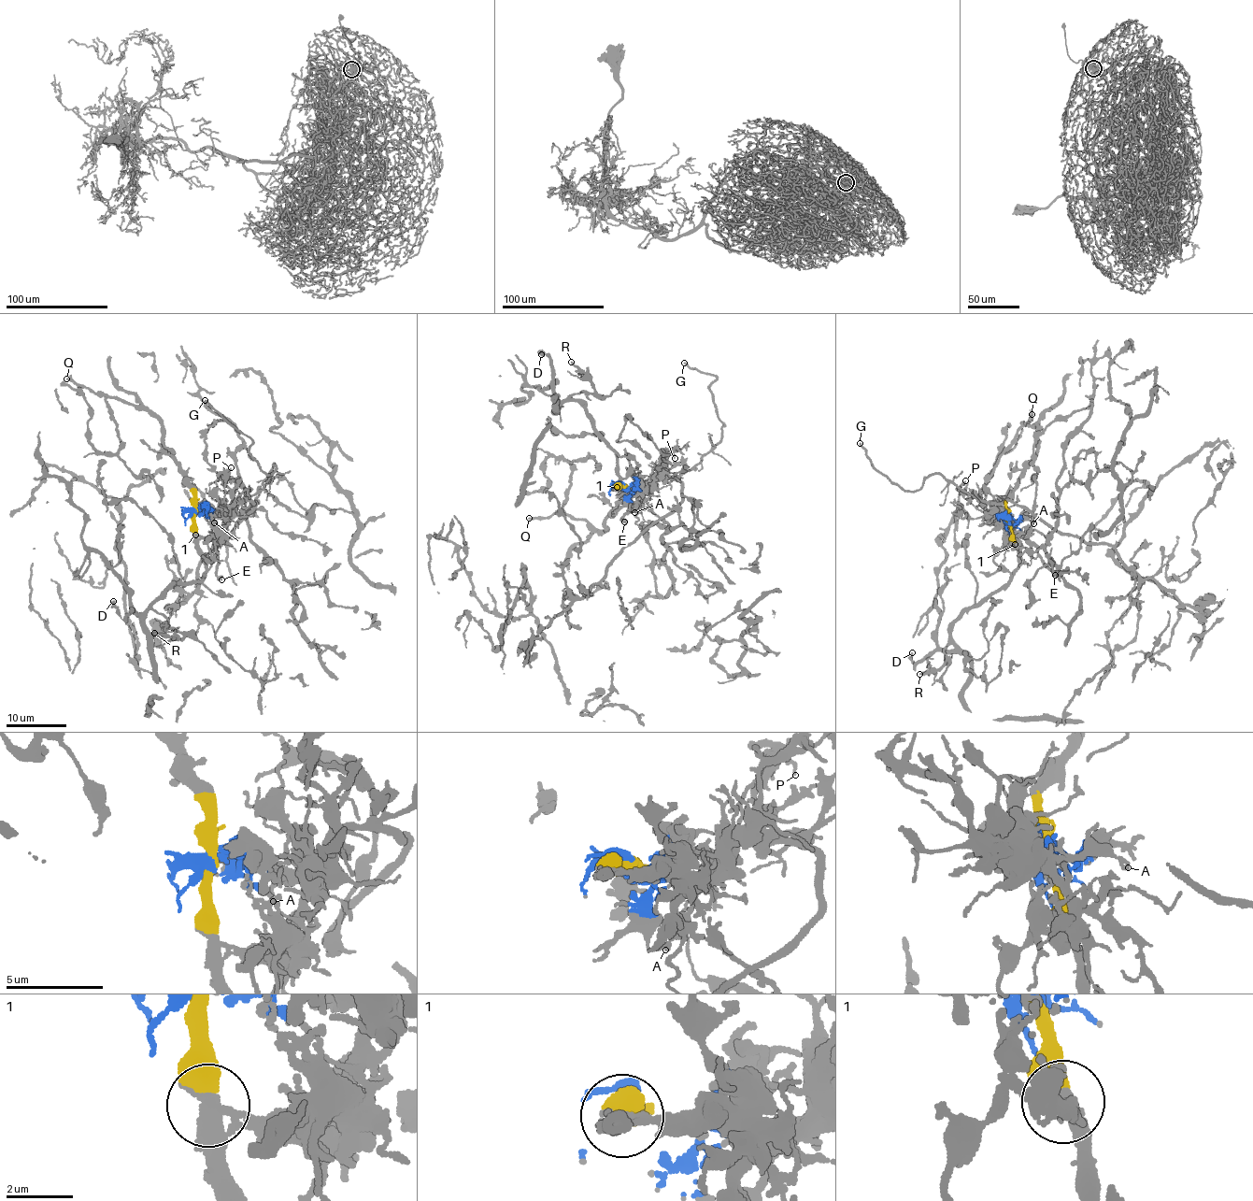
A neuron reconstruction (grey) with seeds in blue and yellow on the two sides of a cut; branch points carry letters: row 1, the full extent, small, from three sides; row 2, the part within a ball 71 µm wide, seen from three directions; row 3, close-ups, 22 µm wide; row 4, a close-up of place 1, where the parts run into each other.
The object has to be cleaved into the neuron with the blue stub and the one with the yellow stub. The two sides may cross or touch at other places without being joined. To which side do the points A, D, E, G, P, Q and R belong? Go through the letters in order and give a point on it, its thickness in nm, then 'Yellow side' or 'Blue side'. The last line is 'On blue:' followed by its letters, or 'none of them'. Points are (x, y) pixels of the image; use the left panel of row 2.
A: Place: (214, 522). Thickness 110 nm. Blue side
D: Place: (113, 601). Thickness 360 nm. Yellow side
E: Place: (221, 579). Thickness 400 nm. Blue side
G: Place: (205, 400). Thickness 240 nm. Blue side
P: Place: (231, 467). Thickness 170 nm. Blue side
Q: Place: (66, 378). Thickness 360 nm. Yellow side
R: Place: (154, 633). Thickness 150 nm. Yellow side
On blue: A, E, G, P

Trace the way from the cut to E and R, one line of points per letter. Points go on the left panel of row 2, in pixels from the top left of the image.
E: (193, 510), (210, 507), (222, 519), (216, 573), (221, 580)
R: (193, 510), (197, 551), (206, 568), (200, 579), (174, 583), (152, 605), (182, 637), (154, 633)

